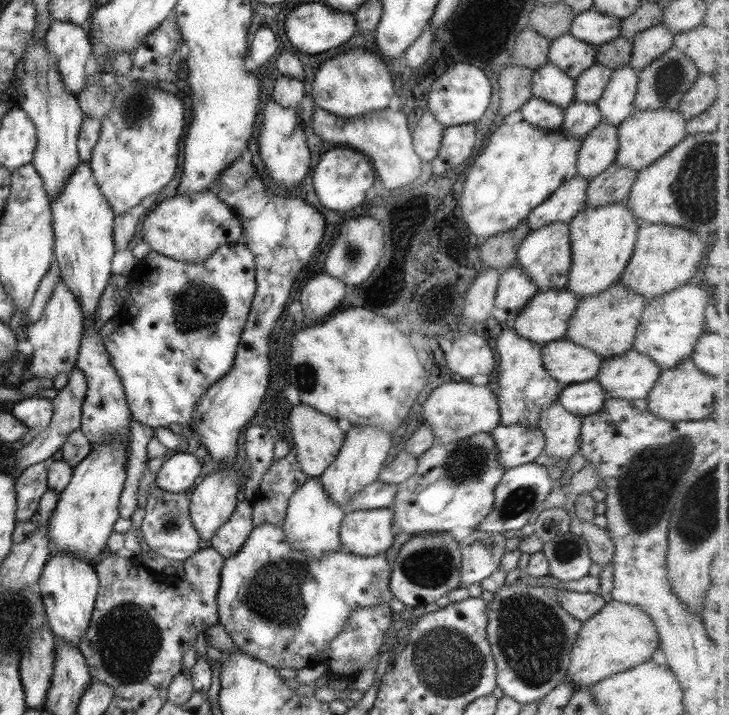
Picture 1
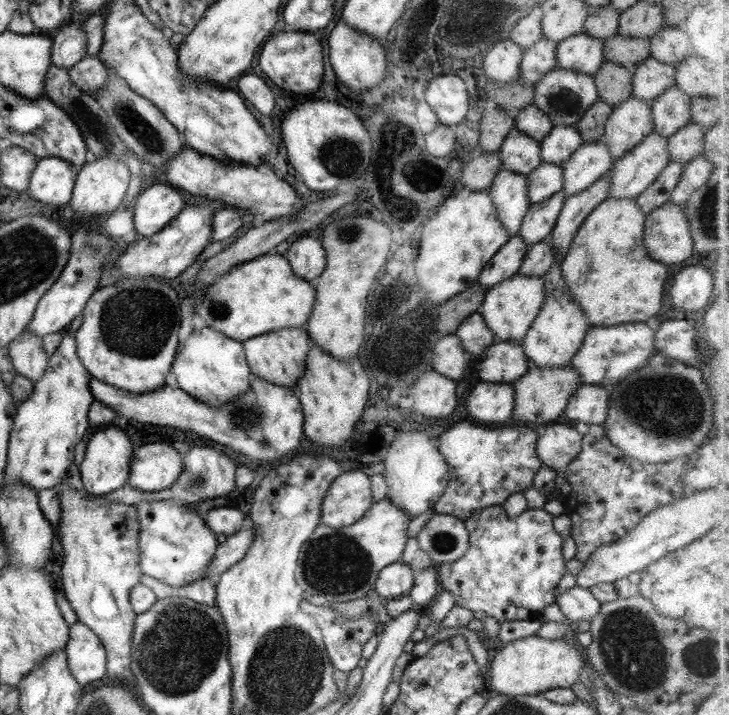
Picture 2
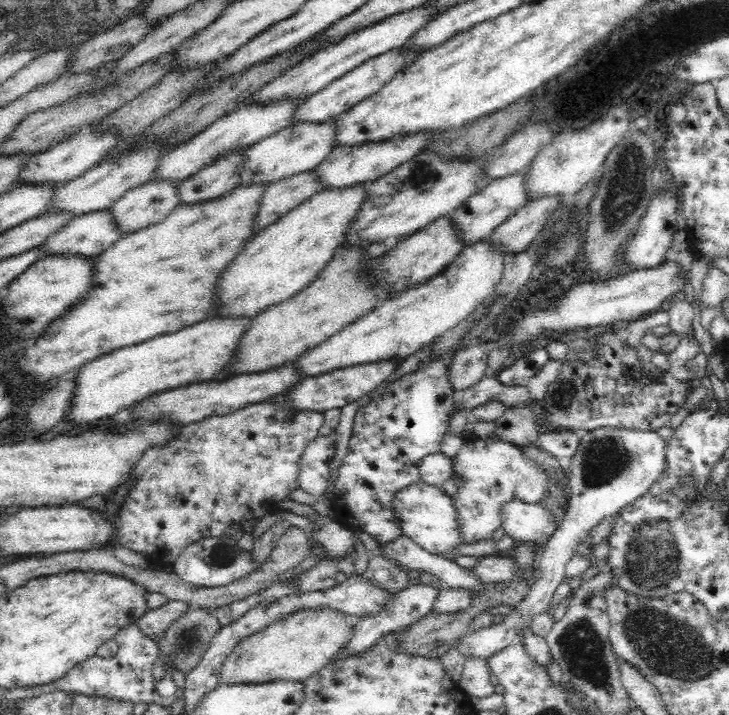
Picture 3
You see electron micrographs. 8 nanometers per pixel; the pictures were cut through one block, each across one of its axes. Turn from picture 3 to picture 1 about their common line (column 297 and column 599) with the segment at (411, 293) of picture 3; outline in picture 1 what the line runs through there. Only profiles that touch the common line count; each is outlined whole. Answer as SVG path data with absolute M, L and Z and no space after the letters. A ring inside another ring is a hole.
M563 338L541 346L541 362L561 390L568 384L595 379L602 360L589 349Z

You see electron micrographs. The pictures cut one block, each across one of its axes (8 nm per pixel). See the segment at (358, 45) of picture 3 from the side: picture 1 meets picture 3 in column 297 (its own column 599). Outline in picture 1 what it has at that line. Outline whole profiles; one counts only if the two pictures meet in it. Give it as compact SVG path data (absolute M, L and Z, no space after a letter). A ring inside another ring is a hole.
M594 63L587 70L583 70L574 82L574 97L573 101L579 102L595 102L600 99L601 93L609 82L612 70L607 66Z

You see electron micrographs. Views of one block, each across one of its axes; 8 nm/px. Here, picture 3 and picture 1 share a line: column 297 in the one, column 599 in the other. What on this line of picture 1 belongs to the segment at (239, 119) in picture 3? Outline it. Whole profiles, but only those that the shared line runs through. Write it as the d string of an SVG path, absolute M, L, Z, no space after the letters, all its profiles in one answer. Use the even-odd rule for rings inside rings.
M629 64L612 70L600 99L594 102L605 124L618 126L635 112L633 99L637 88L637 72Z

